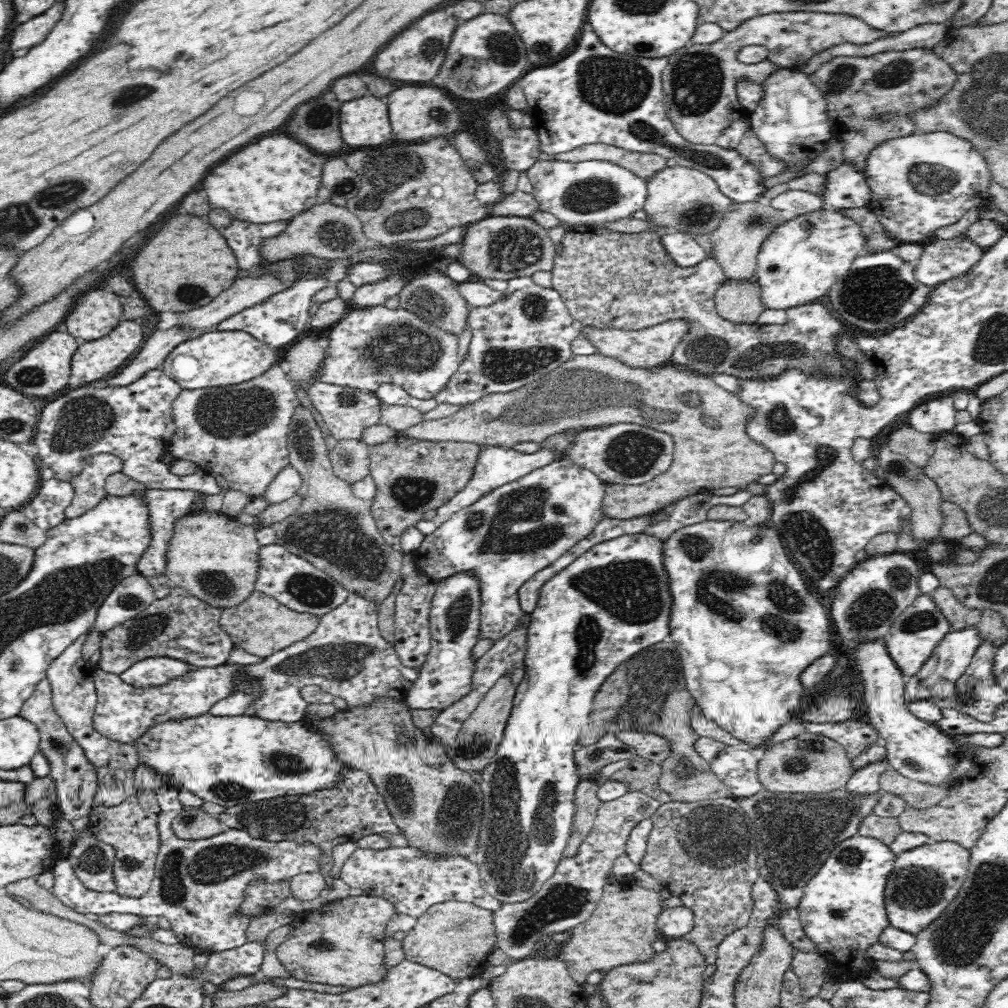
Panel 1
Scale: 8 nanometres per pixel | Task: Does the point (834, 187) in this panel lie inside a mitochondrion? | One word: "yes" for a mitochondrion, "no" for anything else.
no

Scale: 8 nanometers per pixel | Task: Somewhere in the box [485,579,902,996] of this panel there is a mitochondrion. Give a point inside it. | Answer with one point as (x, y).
(793, 833)

